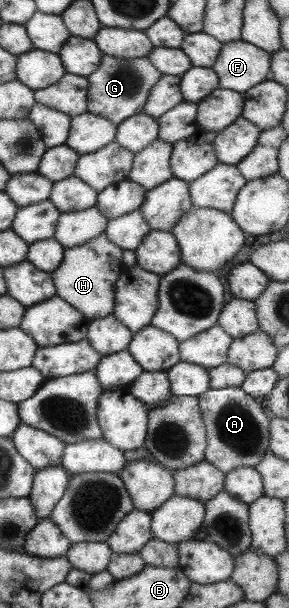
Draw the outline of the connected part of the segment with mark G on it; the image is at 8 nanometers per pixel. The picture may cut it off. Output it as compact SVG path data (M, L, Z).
M102 54L99 66L86 76L88 82L86 111L116 125L130 116L141 114L151 86L161 75L147 57L123 59Z

